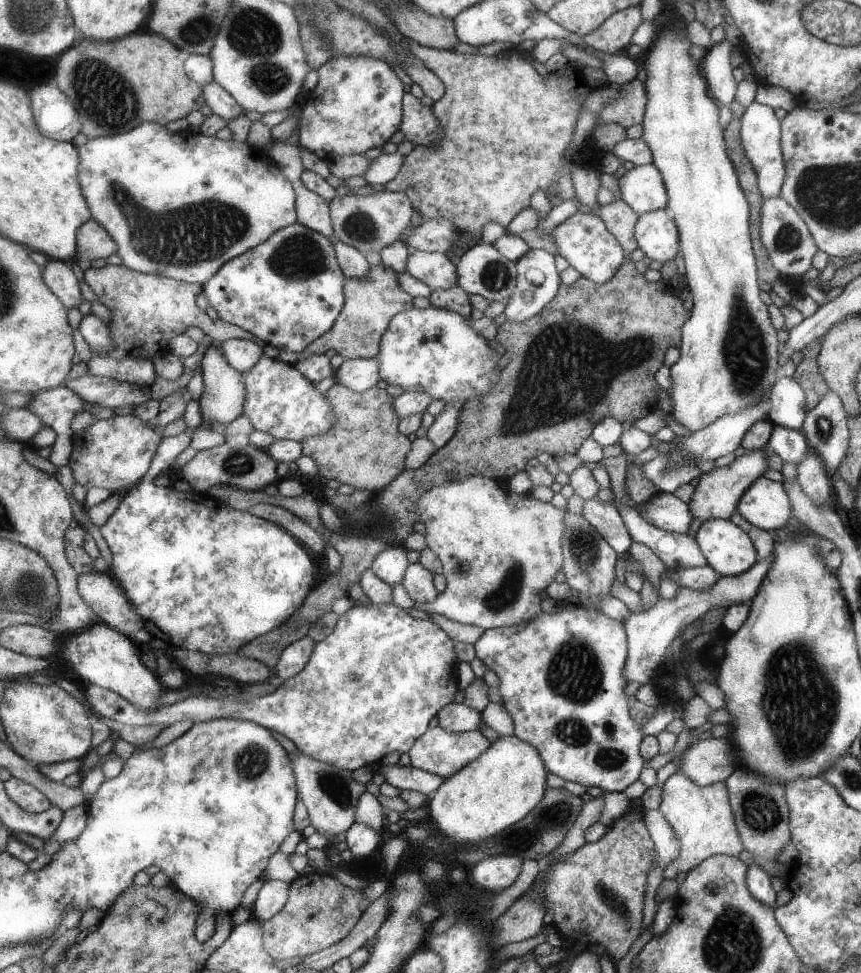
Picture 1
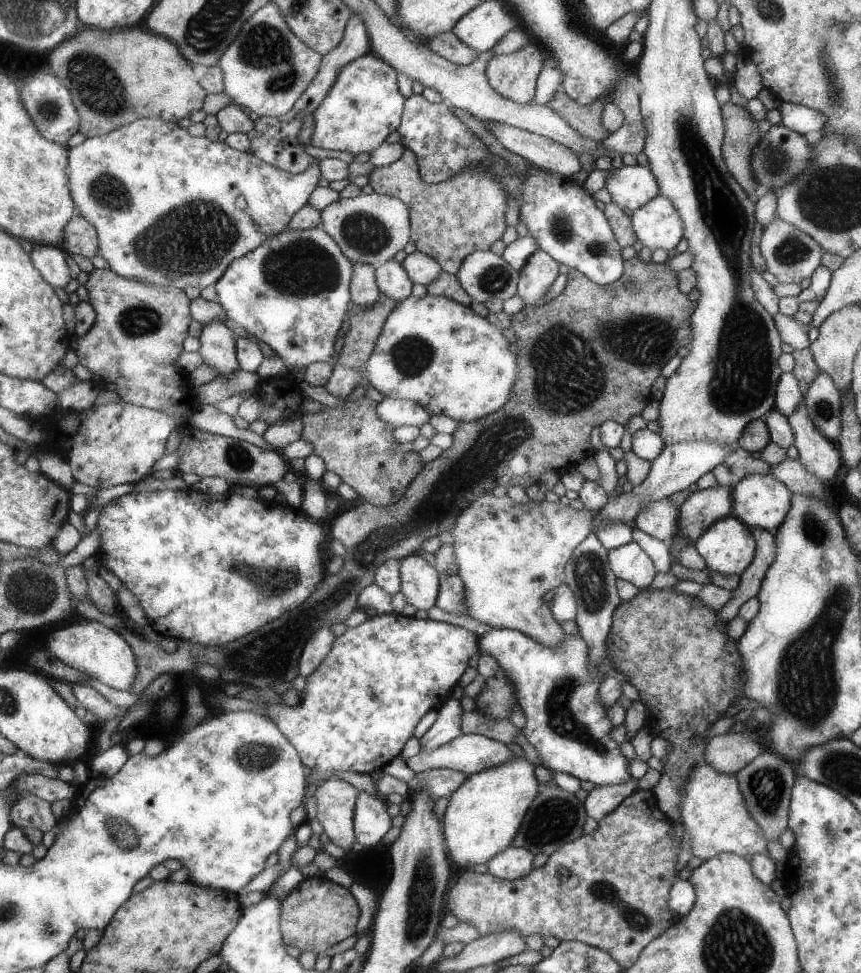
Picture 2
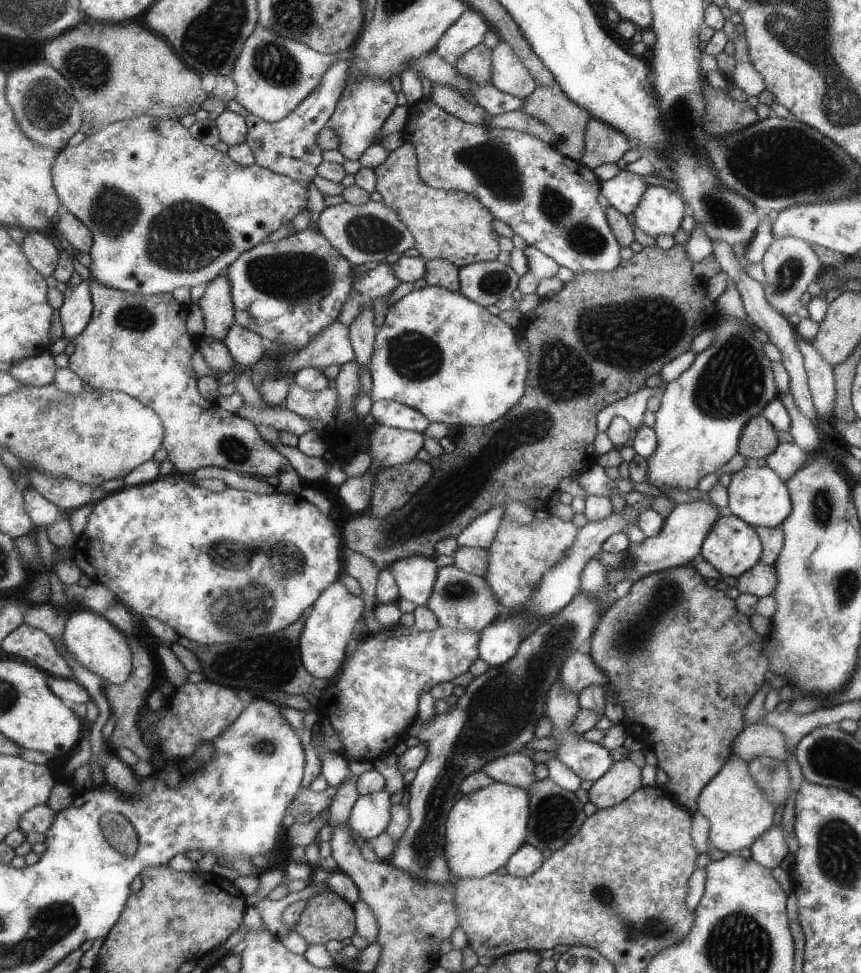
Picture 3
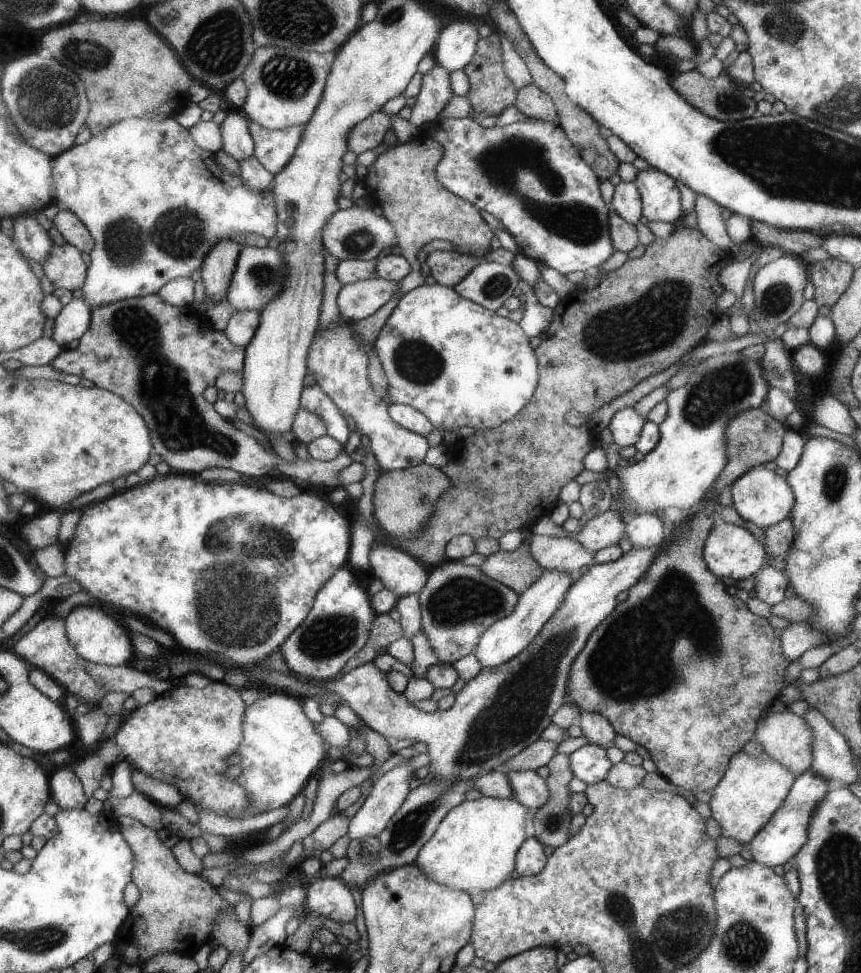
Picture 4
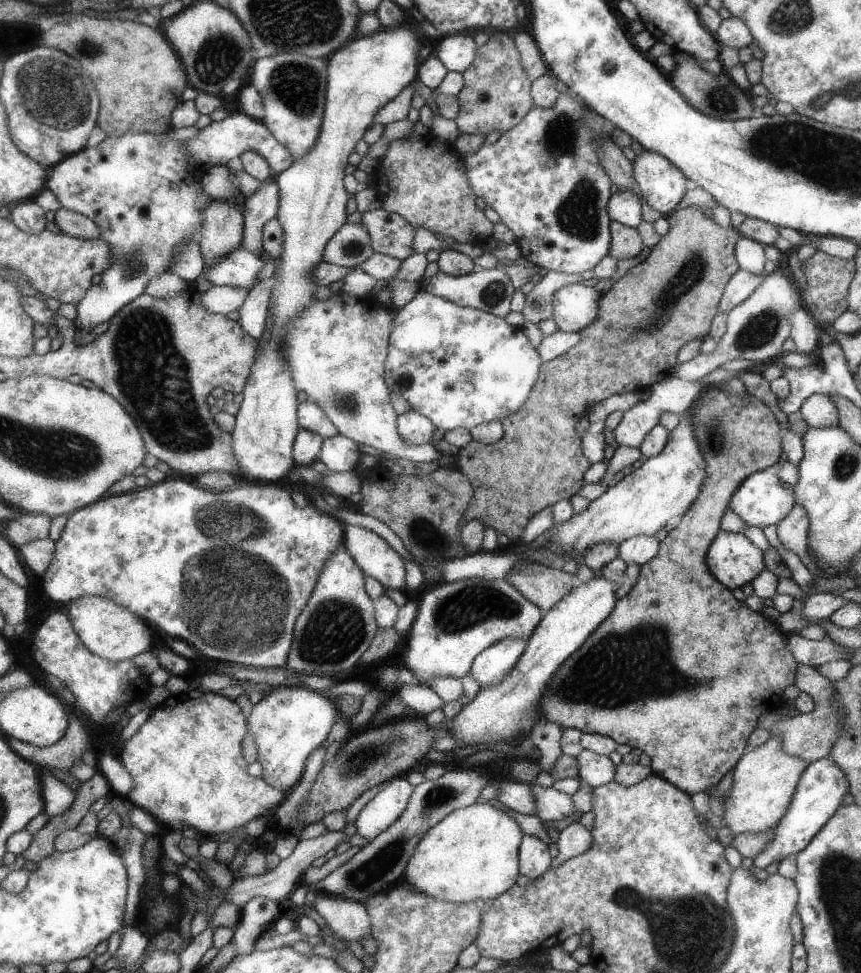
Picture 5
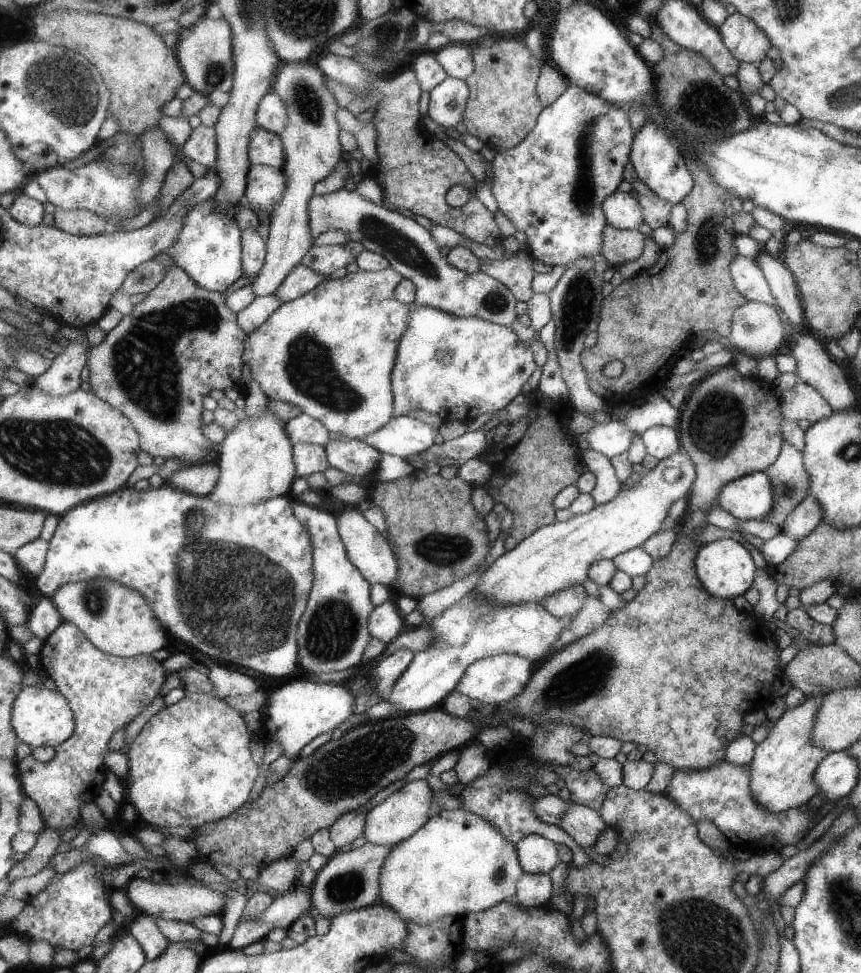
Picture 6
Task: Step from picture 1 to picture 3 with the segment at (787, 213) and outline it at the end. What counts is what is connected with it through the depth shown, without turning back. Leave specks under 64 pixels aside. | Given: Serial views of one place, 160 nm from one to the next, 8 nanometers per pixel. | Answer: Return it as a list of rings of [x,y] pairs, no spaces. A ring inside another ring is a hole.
[[[793,237],[775,239],[765,249],[760,263],[764,272],[764,284],[767,285],[764,288],[764,297],[770,307],[785,318],[791,314],[797,314],[800,319],[805,318],[808,310],[799,304],[799,296],[817,278],[819,270],[823,270],[818,256],[813,252],[812,244]]]

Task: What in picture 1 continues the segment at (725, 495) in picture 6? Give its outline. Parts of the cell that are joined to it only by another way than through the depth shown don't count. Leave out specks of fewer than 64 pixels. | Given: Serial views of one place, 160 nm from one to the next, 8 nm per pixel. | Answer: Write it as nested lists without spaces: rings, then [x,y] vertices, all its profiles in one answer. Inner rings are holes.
[[[761,476],[753,481],[736,506],[736,511],[747,522],[769,532],[780,529],[789,522],[791,503],[787,490],[780,482]]]

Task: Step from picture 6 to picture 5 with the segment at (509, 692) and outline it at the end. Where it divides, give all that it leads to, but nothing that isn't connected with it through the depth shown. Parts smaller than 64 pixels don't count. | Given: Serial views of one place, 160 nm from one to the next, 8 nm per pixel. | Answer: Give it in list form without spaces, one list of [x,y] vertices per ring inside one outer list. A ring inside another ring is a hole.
[[[503,639],[481,653],[473,663],[471,673],[483,687],[501,684],[527,650],[528,642],[519,639]]]

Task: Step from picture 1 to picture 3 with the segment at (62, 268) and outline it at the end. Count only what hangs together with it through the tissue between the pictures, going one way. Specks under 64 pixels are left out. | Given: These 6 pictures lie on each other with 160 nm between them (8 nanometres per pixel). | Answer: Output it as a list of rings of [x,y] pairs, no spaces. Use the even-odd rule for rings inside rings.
[[[28,231],[21,246],[32,265],[40,270],[45,278],[53,276],[60,259],[60,251],[49,236],[39,231]]]

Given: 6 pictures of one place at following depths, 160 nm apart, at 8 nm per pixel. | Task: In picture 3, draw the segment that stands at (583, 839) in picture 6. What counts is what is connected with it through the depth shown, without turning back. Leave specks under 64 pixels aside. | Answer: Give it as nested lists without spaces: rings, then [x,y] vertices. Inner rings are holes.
[[[525,752],[513,753],[490,761],[481,771],[487,772],[497,782],[529,790],[537,780],[535,765],[535,762]]]

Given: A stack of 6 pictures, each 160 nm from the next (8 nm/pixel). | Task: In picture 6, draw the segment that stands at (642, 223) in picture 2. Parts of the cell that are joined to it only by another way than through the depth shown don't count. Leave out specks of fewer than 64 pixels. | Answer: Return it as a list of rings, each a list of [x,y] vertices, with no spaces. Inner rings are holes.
[[[649,119],[637,130],[628,157],[638,179],[670,205],[681,202],[692,189],[694,180],[688,160],[681,152],[676,138],[670,137],[669,130],[657,122]]]

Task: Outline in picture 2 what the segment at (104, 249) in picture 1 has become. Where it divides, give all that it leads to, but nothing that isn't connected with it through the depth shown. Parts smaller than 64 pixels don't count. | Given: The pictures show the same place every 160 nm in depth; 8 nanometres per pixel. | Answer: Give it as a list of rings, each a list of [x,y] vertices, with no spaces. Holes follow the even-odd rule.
[[[77,213],[65,226],[63,242],[59,246],[69,255],[81,254],[88,259],[93,258],[100,253],[100,234],[89,219]]]

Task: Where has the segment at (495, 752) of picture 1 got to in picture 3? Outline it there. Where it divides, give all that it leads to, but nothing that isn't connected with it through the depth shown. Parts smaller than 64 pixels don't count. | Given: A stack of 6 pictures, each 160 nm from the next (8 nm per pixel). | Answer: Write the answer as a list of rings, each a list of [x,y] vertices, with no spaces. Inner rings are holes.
[[[495,781],[481,790],[463,794],[446,824],[446,859],[453,877],[482,879],[495,871],[504,871],[509,859],[527,843],[530,814],[530,794],[521,787]]]

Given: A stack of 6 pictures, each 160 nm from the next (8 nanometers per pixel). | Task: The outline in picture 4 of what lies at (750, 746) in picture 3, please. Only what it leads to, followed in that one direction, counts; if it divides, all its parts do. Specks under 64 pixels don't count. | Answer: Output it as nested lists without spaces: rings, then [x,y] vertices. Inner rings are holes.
[[[770,712],[757,721],[756,741],[762,746],[766,756],[780,762],[790,773],[797,778],[812,764],[812,730],[803,717],[793,713]]]

